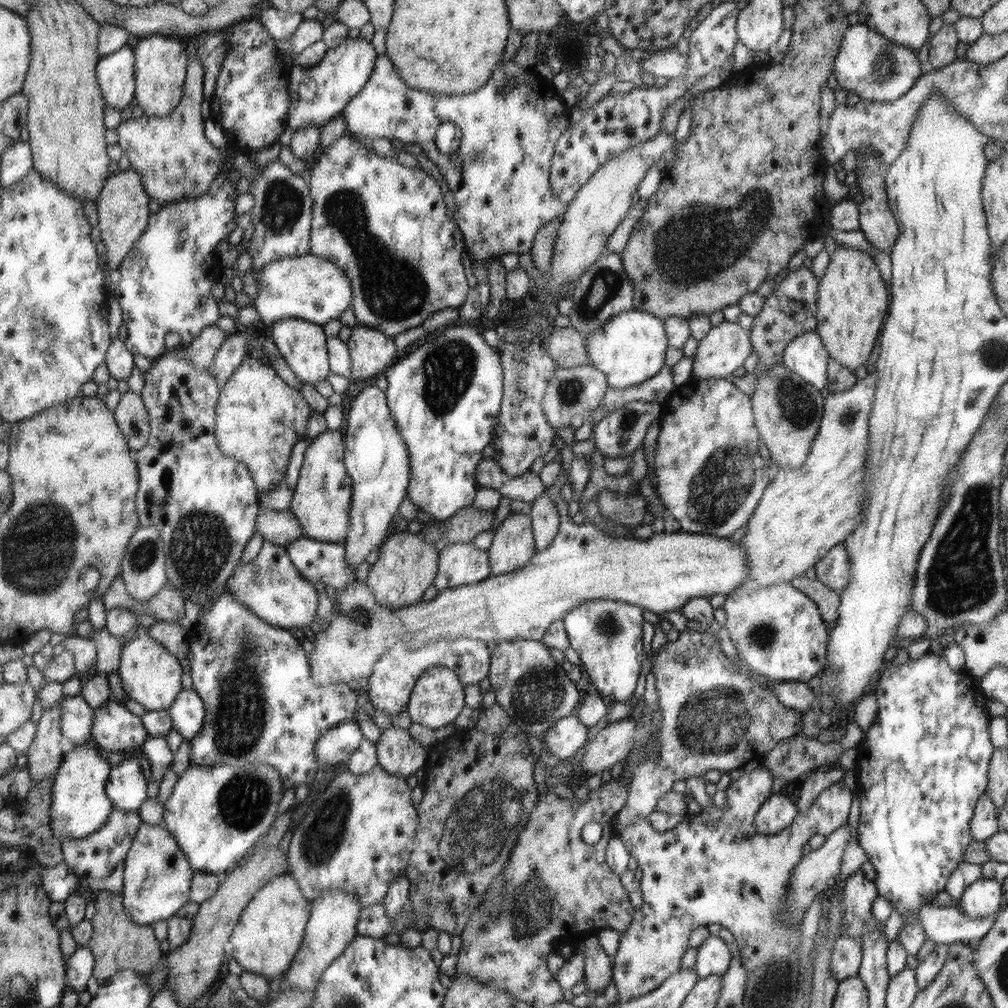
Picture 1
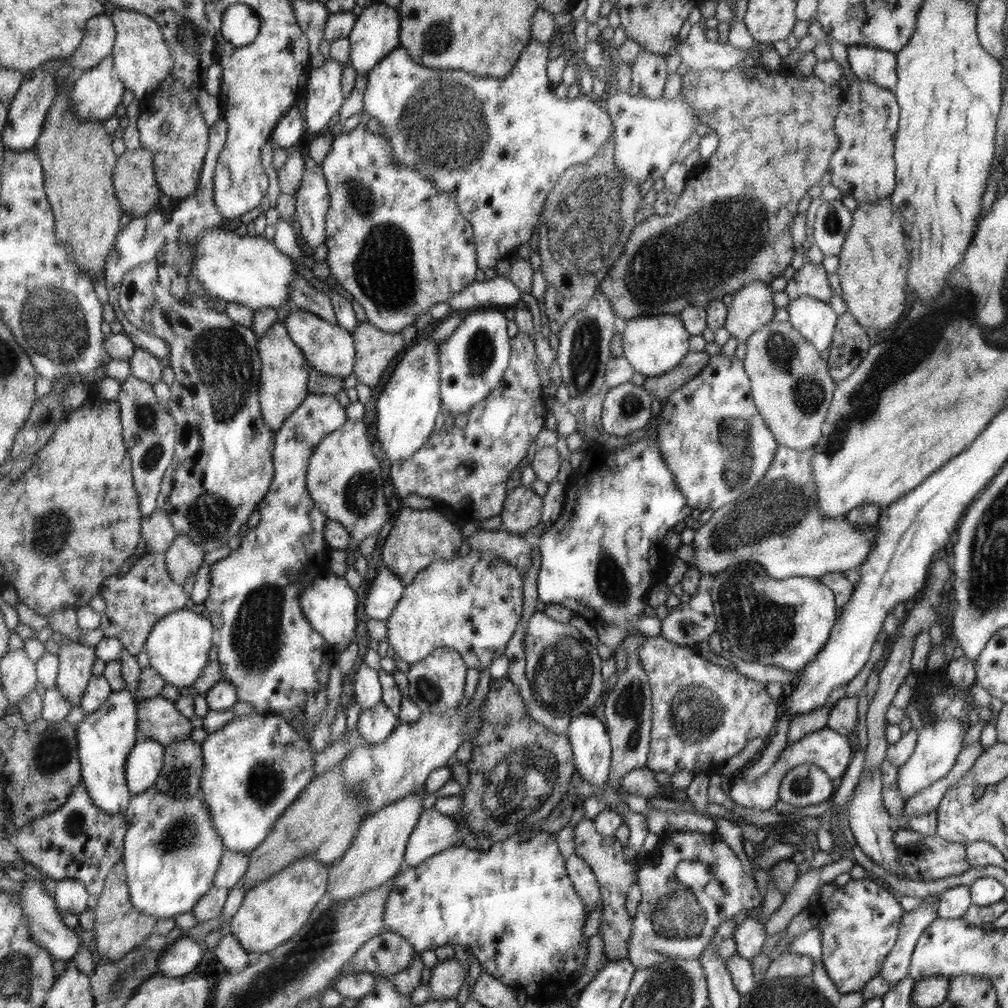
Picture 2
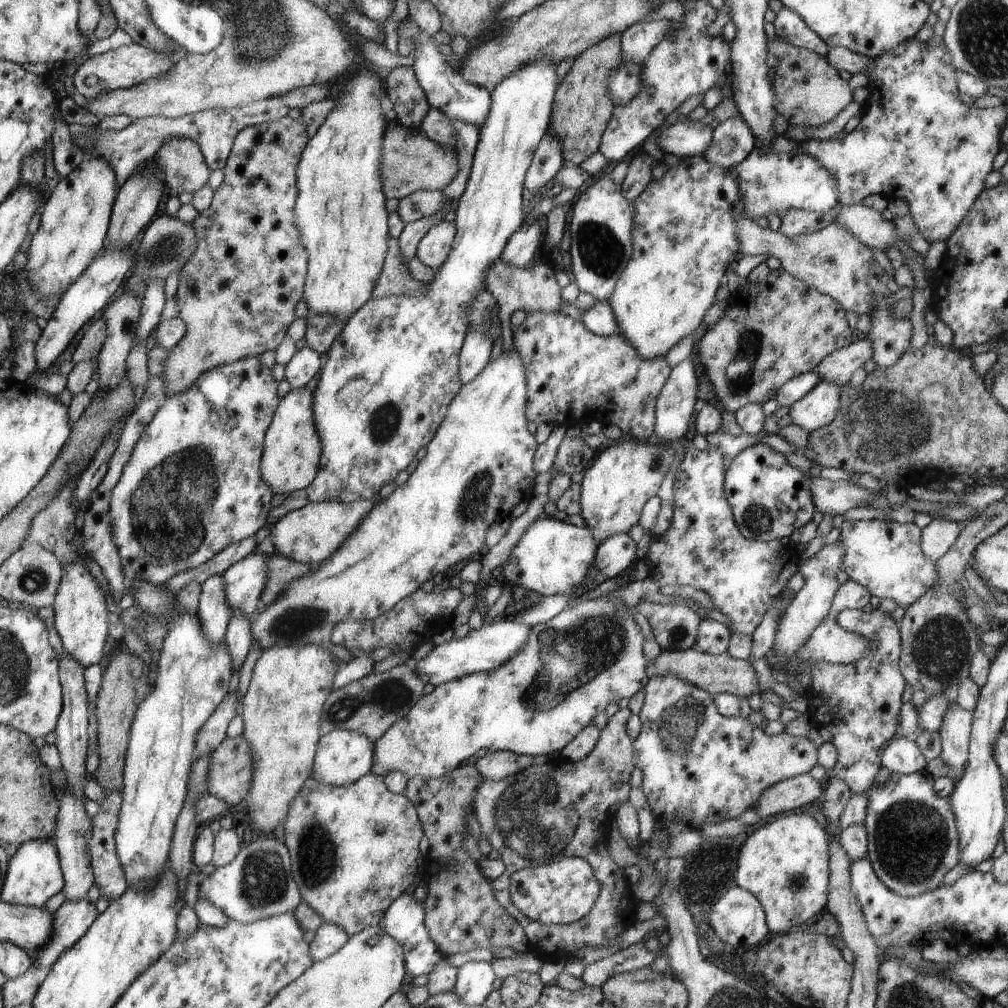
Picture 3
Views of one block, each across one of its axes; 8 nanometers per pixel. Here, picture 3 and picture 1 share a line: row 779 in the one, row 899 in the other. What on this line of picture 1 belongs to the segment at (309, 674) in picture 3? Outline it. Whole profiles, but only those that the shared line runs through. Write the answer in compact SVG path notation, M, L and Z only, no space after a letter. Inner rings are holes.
M290 873L278 875L266 883L245 908L245 912L242 912L241 922L234 927L234 935L230 940L232 956L243 971L264 976L269 980L289 971L294 958L301 949L301 944L304 942L305 928L308 926L312 908L312 902L306 899L305 893L298 885L298 880L294 879Z

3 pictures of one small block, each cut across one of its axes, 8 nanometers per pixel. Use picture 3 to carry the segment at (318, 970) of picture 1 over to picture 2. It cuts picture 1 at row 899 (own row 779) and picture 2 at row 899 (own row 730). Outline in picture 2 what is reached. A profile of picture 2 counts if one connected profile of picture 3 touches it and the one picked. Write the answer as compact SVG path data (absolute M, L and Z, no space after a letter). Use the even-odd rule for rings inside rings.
M413 792L404 799L387 804L381 811L366 816L360 826L353 844L340 860L332 863L329 870L327 894L333 896L334 902L346 902L369 890L378 888L397 876L405 862L405 848L412 836L424 808L421 807L426 796L423 792Z

